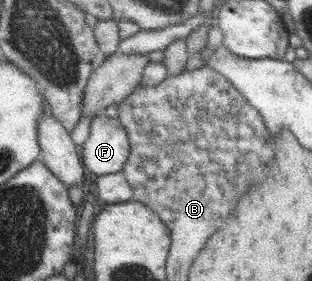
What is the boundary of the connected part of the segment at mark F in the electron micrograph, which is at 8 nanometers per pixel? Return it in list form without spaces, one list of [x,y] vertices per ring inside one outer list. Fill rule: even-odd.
[[[102,113],[91,120],[89,137],[82,146],[86,170],[97,176],[121,171],[130,151],[124,126]]]

